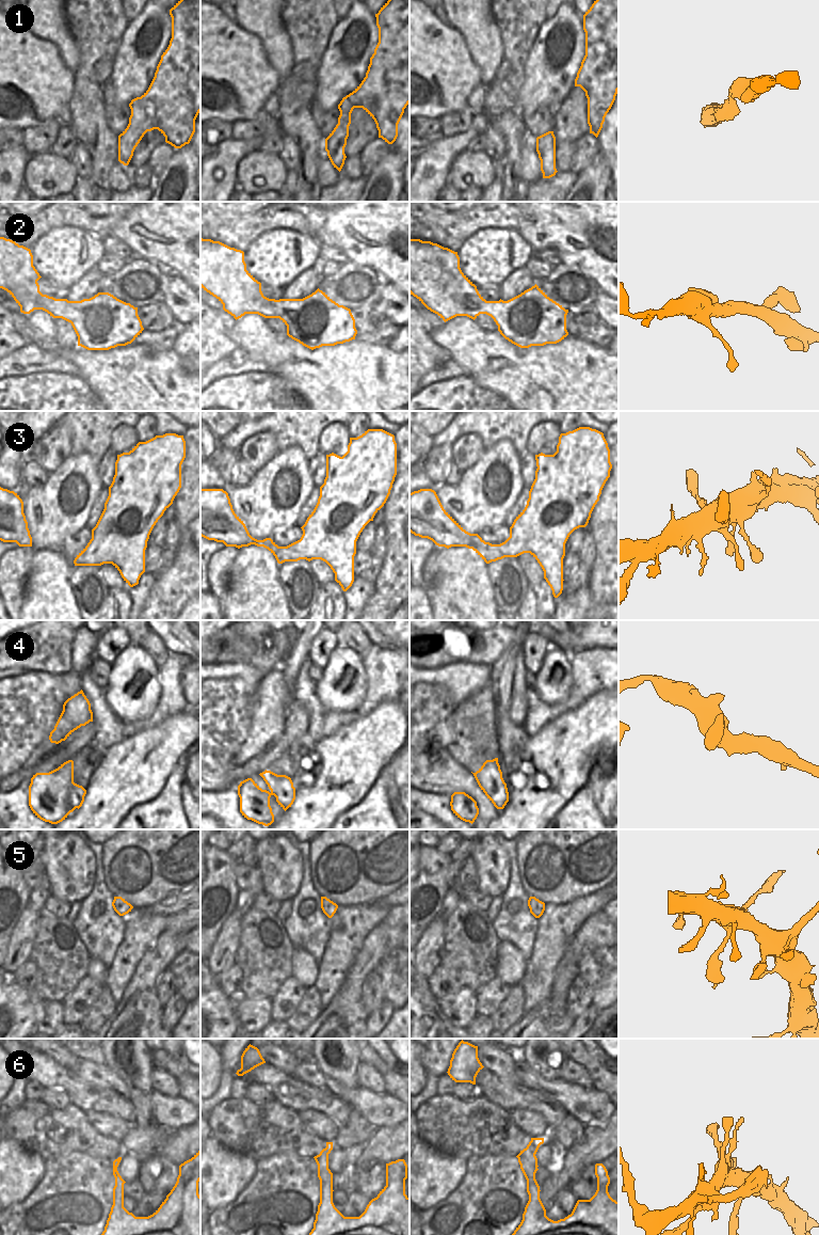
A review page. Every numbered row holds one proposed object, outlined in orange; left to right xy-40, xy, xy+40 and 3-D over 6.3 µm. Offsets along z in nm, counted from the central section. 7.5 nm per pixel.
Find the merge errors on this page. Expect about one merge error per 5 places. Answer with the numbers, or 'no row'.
no row

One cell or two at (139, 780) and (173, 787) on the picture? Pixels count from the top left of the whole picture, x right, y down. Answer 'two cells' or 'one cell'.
two cells

